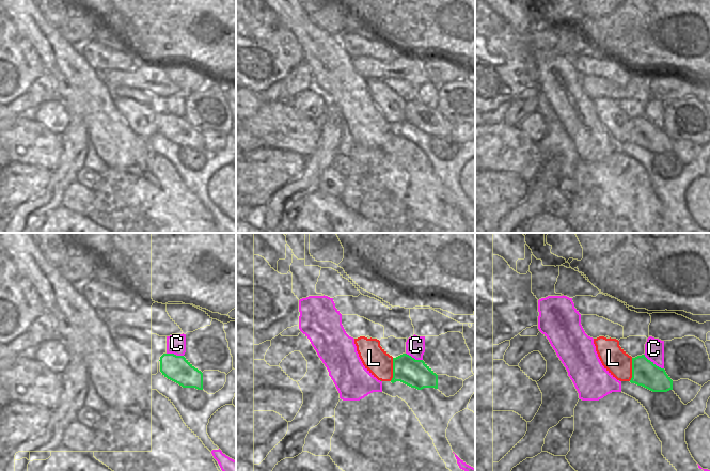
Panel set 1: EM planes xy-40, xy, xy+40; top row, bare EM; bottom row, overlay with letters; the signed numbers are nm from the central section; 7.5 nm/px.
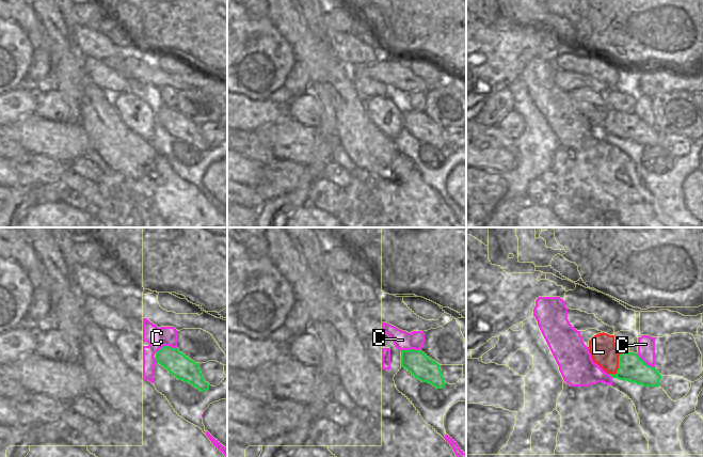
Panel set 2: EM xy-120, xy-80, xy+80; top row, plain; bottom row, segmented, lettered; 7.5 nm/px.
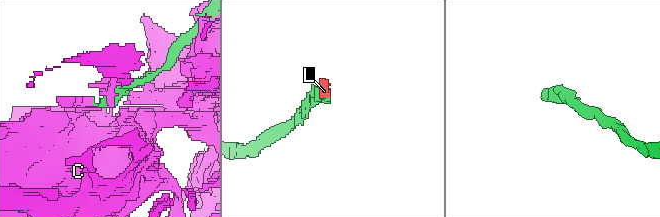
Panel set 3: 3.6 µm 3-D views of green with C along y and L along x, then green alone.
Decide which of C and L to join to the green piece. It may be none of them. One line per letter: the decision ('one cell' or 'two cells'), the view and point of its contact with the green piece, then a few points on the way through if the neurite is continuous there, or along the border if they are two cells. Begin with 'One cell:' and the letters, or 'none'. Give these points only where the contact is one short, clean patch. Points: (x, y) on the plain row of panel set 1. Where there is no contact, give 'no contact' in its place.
One cell: none
C: two cells; meets green in xy+40 at (652, 123)
L: two cells; meets green in xy at (393, 130); border along xy (393, 119), (393, 138), (390, 141)

